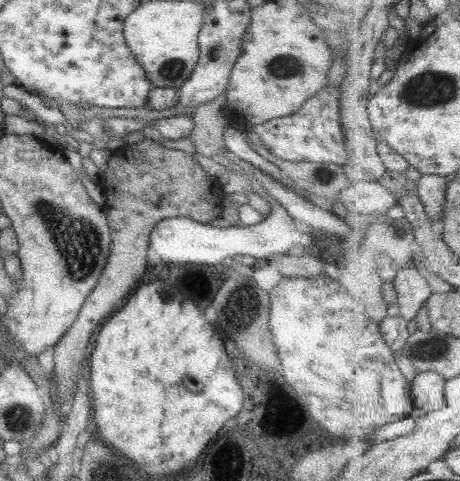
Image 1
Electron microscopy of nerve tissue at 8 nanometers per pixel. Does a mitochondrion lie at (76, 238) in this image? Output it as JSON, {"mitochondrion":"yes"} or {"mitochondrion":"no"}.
{"mitochondrion":"yes"}

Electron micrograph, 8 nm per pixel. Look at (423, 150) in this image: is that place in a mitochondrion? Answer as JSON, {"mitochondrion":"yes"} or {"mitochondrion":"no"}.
{"mitochondrion":"no"}

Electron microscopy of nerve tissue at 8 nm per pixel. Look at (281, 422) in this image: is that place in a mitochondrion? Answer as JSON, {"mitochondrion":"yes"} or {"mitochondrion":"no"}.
{"mitochondrion":"no"}

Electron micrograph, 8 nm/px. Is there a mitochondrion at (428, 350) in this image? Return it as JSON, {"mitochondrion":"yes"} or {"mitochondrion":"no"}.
{"mitochondrion":"yes"}

